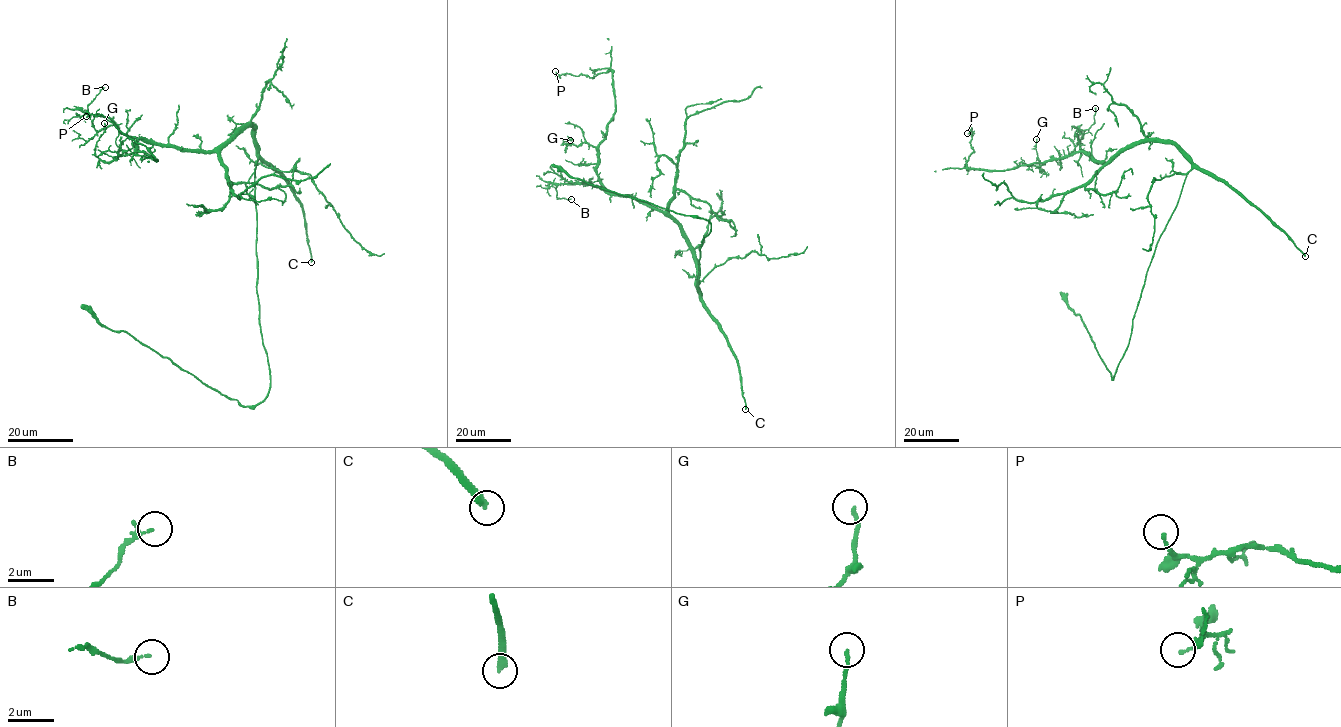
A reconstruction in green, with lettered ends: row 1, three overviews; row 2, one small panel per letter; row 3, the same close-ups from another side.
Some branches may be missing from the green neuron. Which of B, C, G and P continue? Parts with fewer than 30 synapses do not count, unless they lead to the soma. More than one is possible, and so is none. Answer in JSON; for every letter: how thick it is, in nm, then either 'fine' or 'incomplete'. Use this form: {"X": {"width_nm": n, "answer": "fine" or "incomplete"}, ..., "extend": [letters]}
{"B": {"width_nm": 170, "answer": "fine"}, "C": {"width_nm": 280, "answer": "incomplete"}, "G": {"width_nm": 140, "answer": "fine"}, "P": {"width_nm": 140, "answer": "fine"}, "extend": ["C"]}

